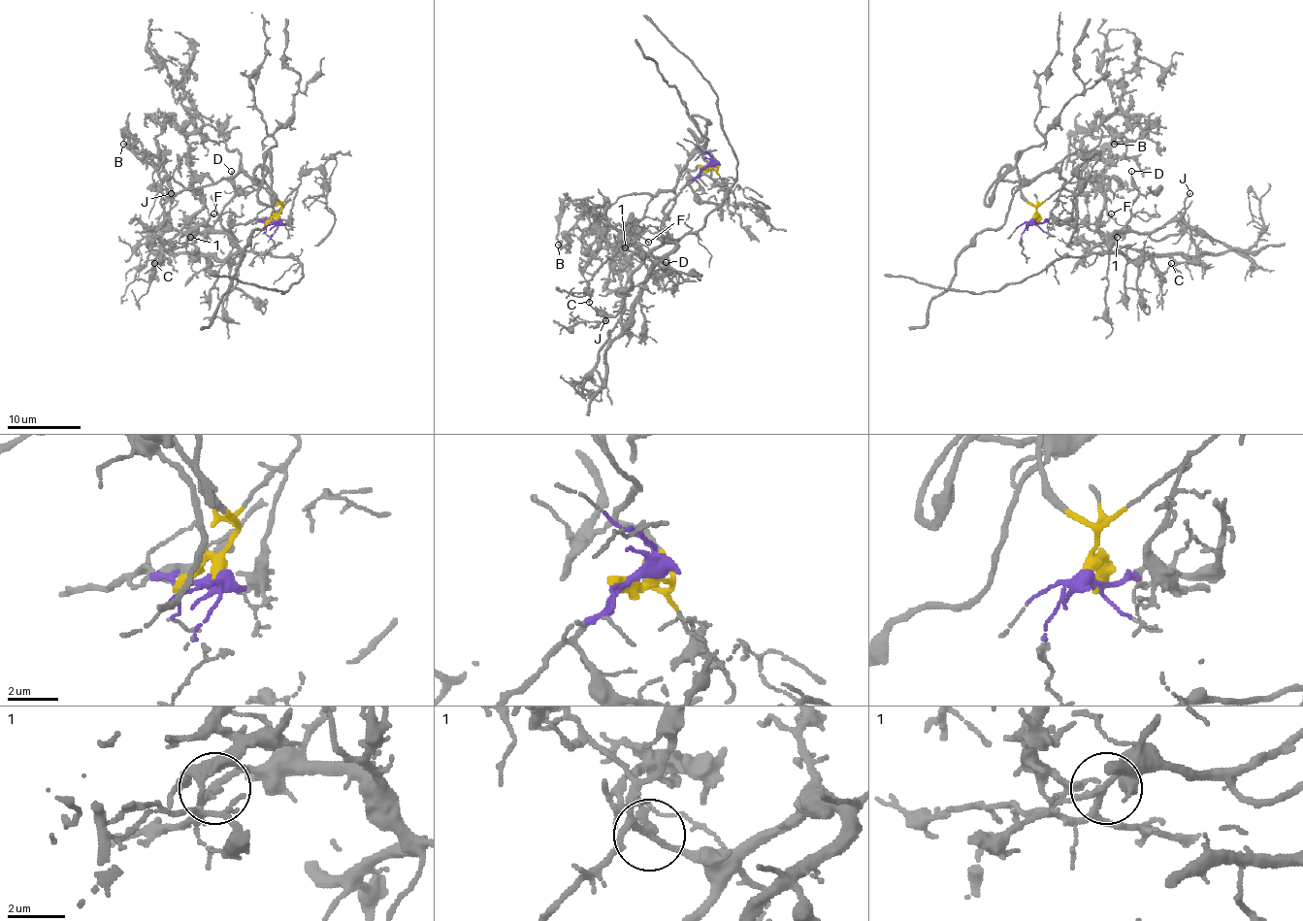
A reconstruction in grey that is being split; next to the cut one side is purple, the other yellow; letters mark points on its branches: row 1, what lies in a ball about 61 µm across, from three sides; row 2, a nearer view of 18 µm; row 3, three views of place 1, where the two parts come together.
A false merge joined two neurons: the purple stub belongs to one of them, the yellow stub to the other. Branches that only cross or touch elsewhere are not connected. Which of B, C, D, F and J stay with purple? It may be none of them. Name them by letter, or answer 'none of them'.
C, D, J

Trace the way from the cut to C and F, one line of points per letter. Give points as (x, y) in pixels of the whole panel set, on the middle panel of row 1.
C: (711, 163), (664, 210), (667, 233), (658, 246), (647, 251), (619, 246), (588, 280), (588, 301)
F: (711, 163), (715, 167), (717, 161), (701, 150), (689, 159), (676, 183), (652, 198), (627, 231), (649, 243)

